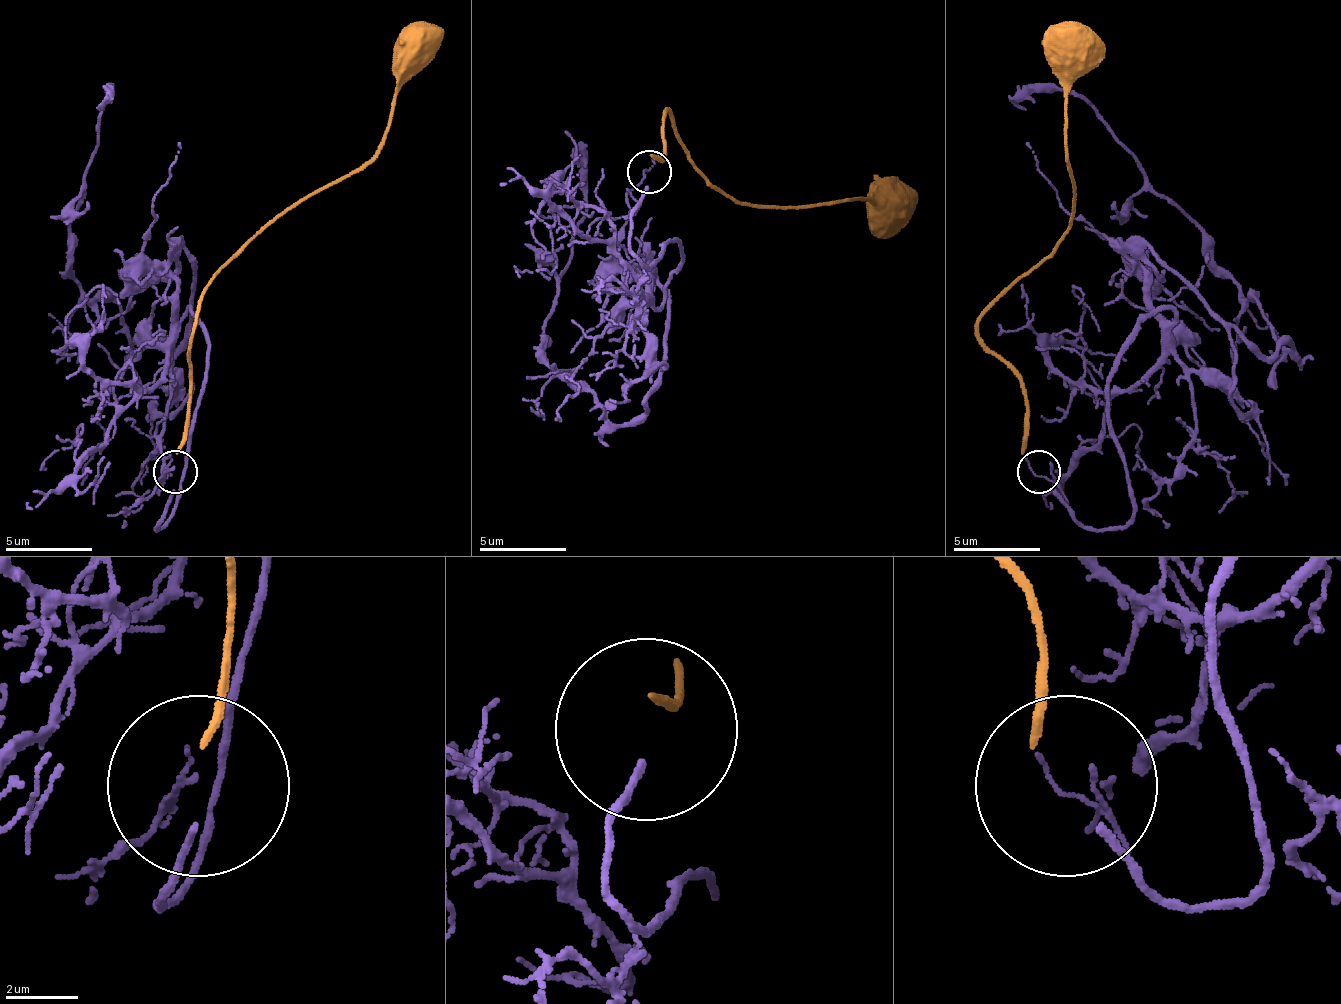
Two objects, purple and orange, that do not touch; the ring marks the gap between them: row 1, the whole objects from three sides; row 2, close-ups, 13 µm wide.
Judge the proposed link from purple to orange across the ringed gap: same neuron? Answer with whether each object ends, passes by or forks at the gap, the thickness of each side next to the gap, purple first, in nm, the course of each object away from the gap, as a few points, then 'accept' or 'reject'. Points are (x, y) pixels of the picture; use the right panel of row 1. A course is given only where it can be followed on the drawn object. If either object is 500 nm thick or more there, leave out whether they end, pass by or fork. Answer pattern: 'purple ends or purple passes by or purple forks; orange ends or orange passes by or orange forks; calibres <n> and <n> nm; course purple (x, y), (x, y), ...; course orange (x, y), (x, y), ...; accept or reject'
purple ends; orange ends; calibres 200 and 200 nm; course purple (1053, 488), (1132, 518), (1110, 371), (1153, 314), (1227, 388), (1240, 341), (1292, 345), (1080, 98), (1023, 106); course orange (1023, 453), (1023, 380), (980, 336), (980, 319), (1071, 228), (1075, 184), (1062, 85), (1062, 45), (1071, 41); accept

